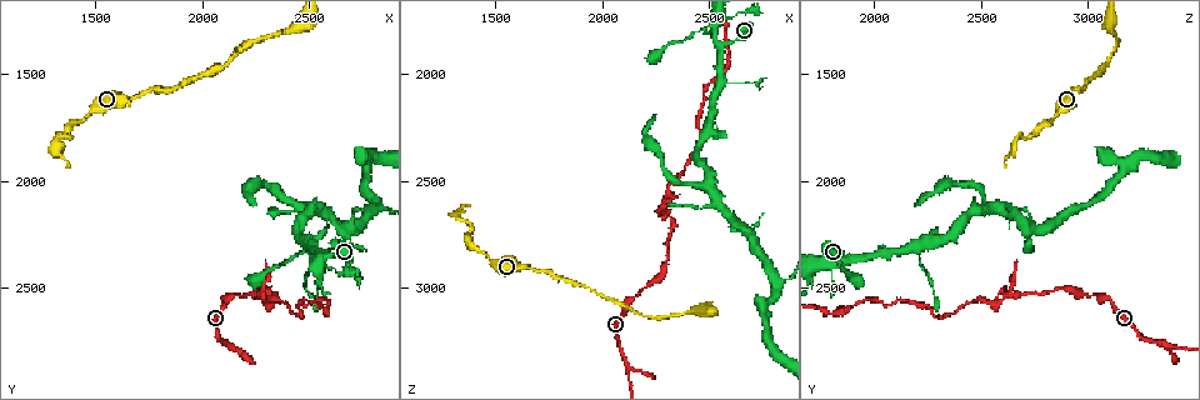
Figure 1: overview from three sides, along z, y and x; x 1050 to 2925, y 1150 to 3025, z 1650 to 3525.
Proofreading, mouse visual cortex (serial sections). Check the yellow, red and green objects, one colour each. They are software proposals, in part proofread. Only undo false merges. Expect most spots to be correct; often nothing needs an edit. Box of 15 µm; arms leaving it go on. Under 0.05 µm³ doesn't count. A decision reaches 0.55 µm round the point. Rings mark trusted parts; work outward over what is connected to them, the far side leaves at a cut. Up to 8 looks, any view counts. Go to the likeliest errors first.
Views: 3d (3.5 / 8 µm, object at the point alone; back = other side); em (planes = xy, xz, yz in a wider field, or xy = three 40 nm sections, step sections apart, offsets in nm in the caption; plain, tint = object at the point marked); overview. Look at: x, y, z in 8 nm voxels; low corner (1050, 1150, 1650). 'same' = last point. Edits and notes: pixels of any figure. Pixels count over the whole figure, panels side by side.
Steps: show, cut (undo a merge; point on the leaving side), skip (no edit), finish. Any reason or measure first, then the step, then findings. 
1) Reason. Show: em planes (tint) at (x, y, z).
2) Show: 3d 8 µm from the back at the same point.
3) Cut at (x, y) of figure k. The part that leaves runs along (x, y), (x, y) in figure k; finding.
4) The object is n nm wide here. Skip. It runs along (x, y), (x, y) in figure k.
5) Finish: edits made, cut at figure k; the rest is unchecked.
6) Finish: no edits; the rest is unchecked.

Abrupt turn. Show: 3d 3.5 µm at (2290, 2530, 2630).

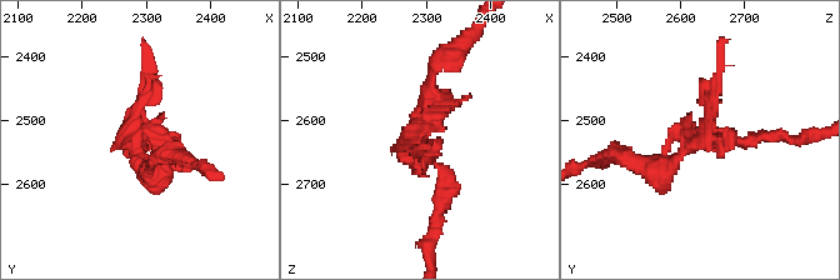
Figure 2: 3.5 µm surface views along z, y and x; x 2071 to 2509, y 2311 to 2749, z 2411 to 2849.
Show: em xy step 3 (tint) at (2280, 2535, 2625).

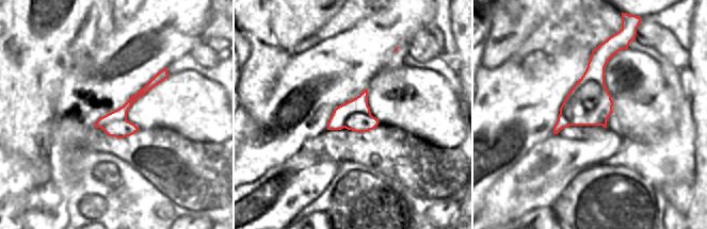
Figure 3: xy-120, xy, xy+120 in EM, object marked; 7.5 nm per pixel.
Cut at (704, 98) of figure 2. A second cell is stuck on.

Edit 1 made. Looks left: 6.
Three-way junction. Show: 3d 3.5 µm at (2570, 2350, 1870).

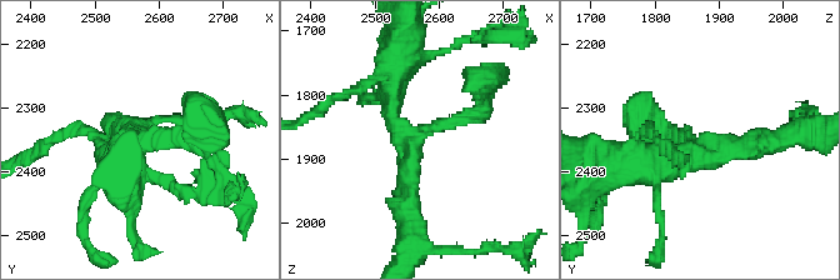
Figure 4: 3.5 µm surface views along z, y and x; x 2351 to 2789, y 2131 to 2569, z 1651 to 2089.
3 arms meet here; the arms are 200, 250, 300 nm wide. Show: em xy step 1 (tint) at (2565, 2360, 1870).

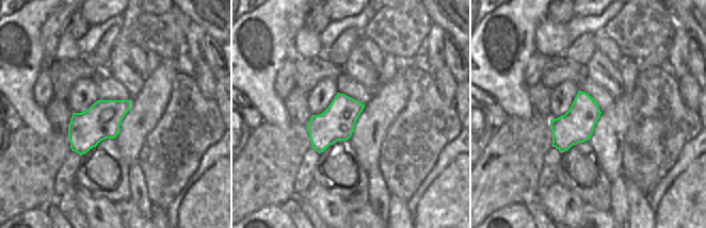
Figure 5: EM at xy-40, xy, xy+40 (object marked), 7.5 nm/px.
Cut it another way. Show: em planes (tint) at the same point.

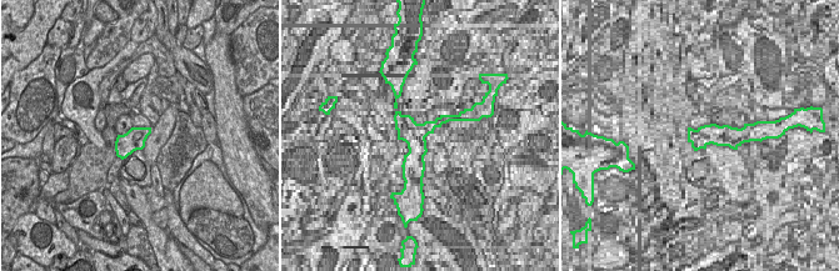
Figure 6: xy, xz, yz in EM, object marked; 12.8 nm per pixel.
Skip. It runs along (481, 103), (413, 141), (409, 218) in figure 4; one cell here.

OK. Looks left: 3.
Show: 3d 3.5 µm at (2520, 2300, 2180).

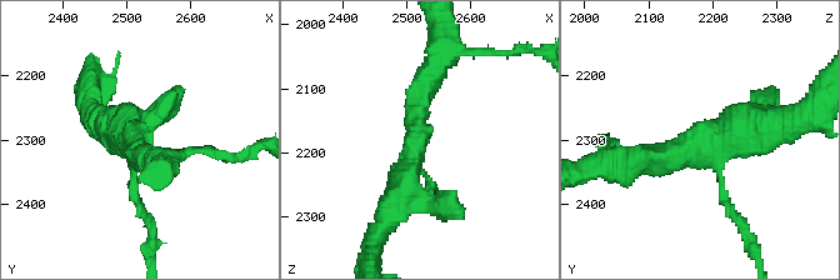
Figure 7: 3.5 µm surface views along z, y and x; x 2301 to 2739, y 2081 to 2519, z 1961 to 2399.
3 arms meet here; the arms are 100, 300, 400 nm wide. Show: em xy step 5 (tint) at (2520, 2305, 2175).

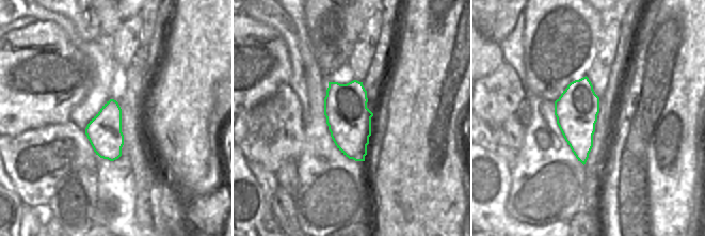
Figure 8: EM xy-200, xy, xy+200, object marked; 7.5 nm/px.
Skip. It runs along (436, 64), (390, 209) in figure 7; continuous, no second cell.

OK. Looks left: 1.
Finish: edits made, cut at figure 2; the rest is unchecked.

